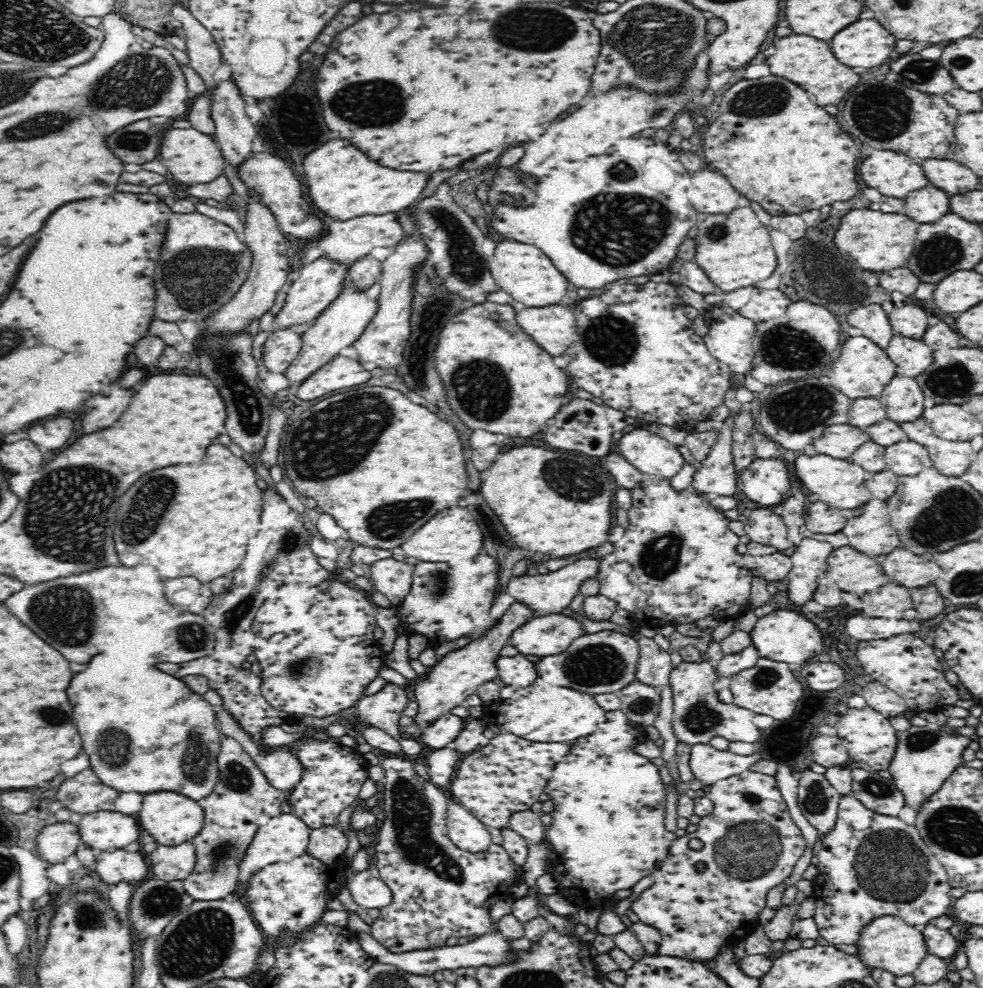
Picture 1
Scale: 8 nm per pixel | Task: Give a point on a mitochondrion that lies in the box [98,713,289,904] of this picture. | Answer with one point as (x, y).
(196, 759)

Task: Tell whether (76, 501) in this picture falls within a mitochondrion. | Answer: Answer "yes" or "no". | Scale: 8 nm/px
yes

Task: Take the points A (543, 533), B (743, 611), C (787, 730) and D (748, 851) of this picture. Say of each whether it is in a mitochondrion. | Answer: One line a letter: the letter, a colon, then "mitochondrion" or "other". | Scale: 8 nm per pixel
A: other
B: other
C: other
D: mitochondrion

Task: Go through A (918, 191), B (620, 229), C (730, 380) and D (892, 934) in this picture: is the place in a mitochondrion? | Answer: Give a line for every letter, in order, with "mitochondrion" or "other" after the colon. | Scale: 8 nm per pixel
A: other
B: mitochondrion
C: other
D: other

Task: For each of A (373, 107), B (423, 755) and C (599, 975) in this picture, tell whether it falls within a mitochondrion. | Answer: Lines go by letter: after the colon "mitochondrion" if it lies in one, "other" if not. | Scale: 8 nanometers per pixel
A: mitochondrion
B: other
C: other

